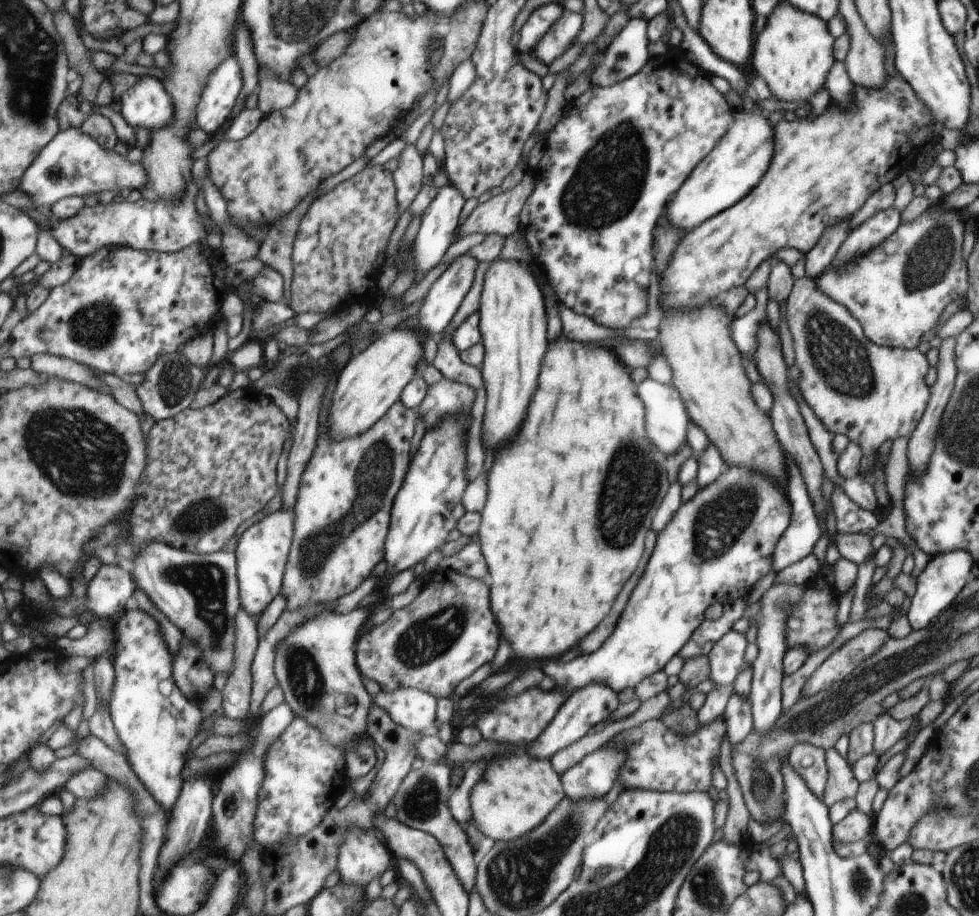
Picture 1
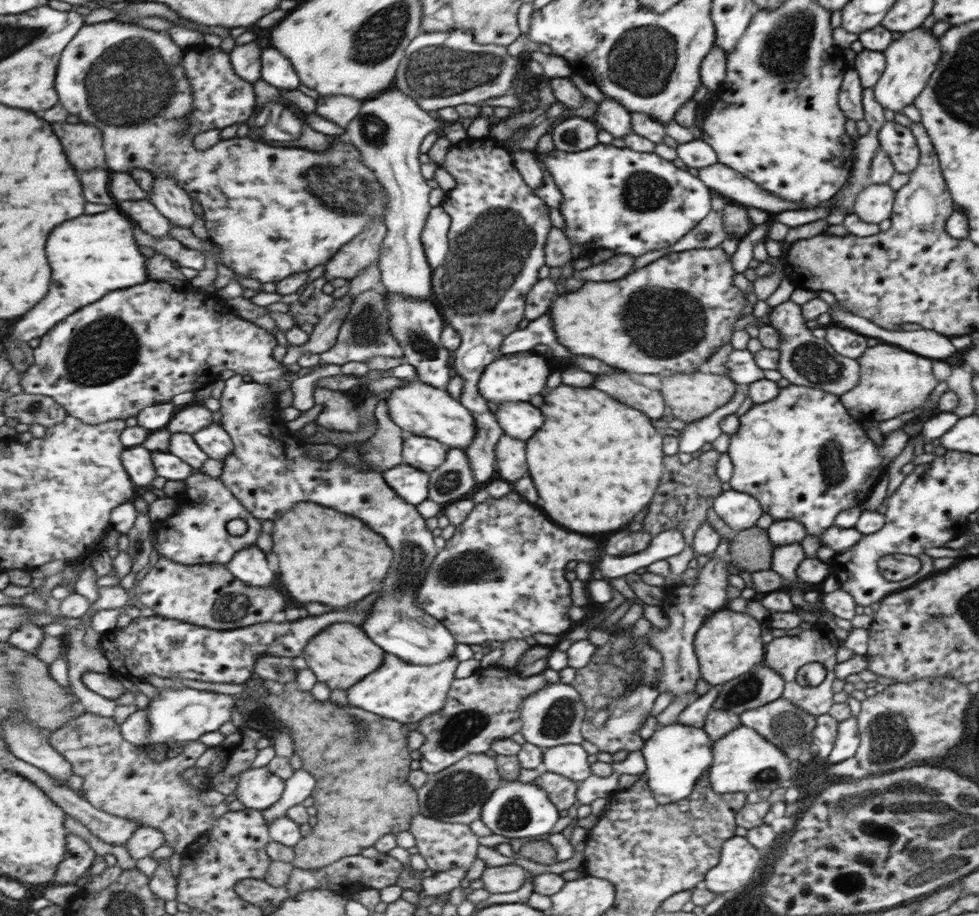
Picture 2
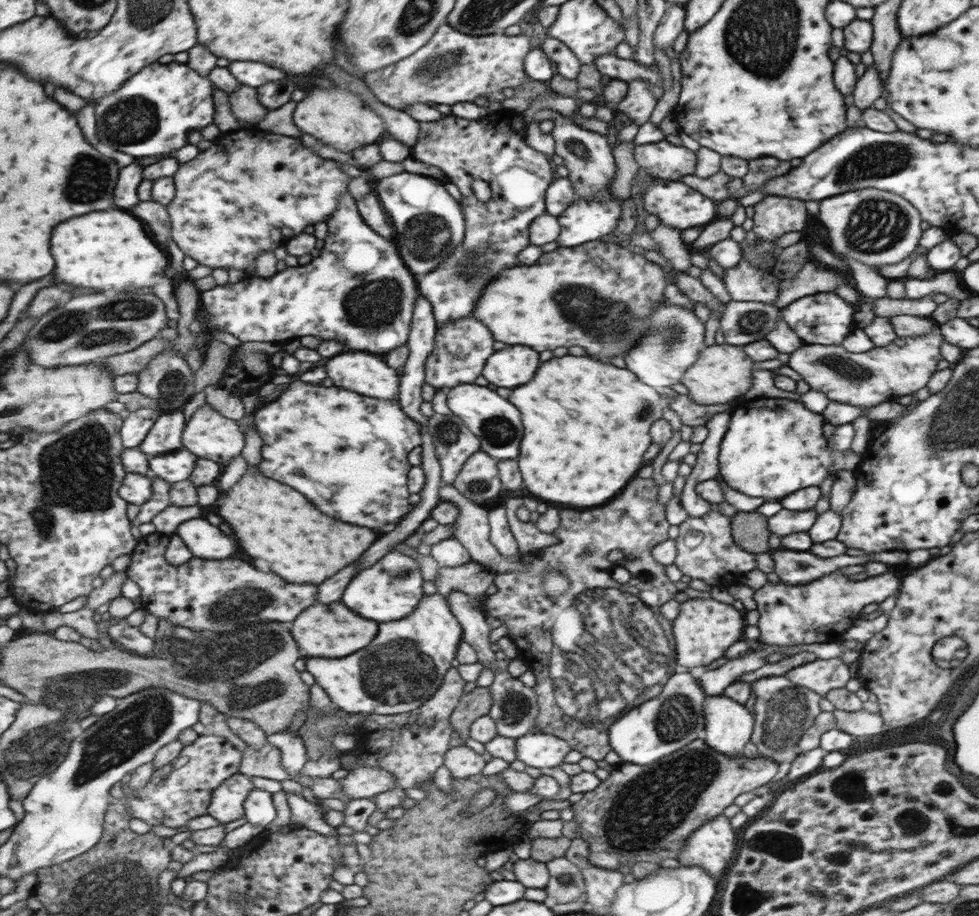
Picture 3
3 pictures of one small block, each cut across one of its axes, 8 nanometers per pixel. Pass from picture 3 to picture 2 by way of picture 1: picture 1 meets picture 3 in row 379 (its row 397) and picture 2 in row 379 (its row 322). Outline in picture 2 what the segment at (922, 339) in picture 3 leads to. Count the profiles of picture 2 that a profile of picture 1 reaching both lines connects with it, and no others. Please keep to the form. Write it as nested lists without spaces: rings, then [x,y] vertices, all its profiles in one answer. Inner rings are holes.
[[[785,301],[772,307],[764,318],[765,324],[773,327],[779,337],[777,370],[791,385],[801,385],[807,388],[823,389],[841,398],[844,392],[857,386],[859,366],[855,360],[839,356],[825,339],[811,335],[806,320],[800,311],[800,306],[792,301]]]

